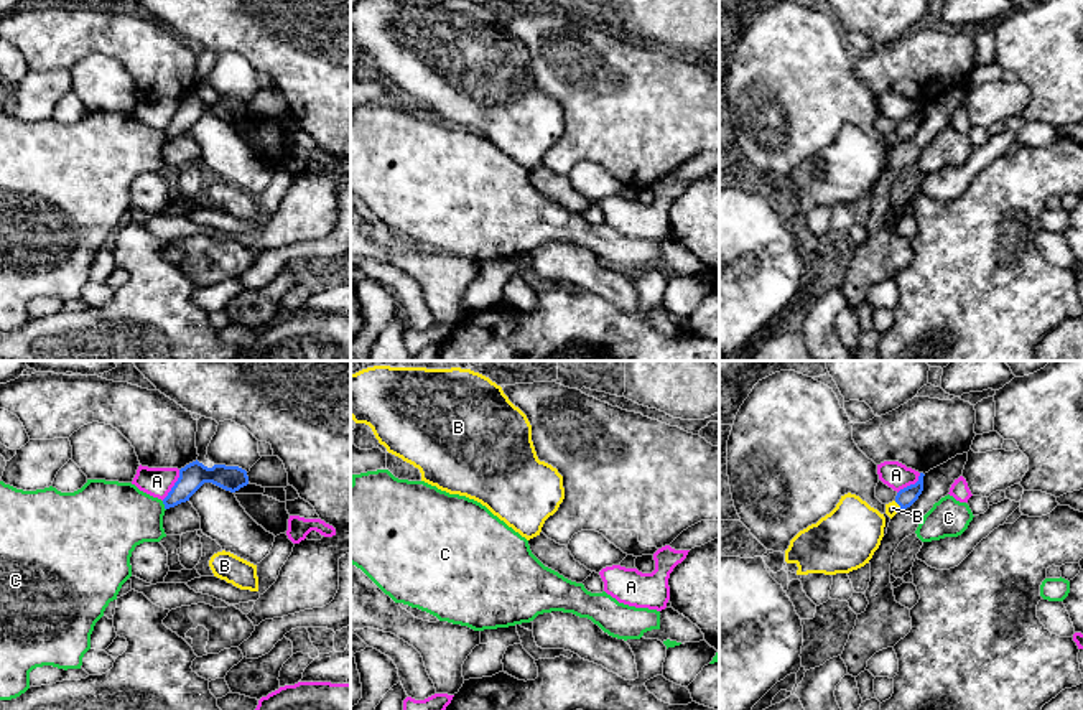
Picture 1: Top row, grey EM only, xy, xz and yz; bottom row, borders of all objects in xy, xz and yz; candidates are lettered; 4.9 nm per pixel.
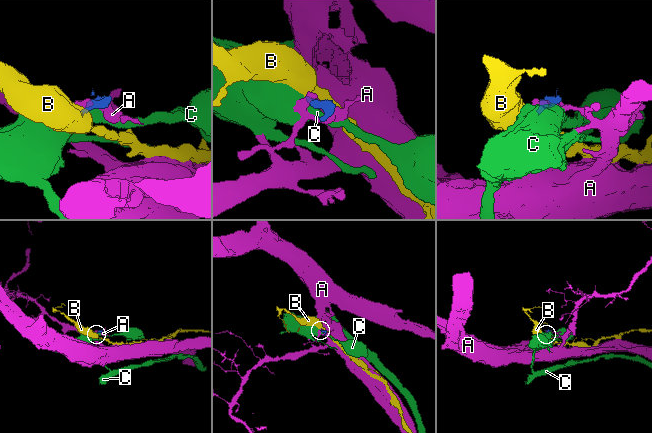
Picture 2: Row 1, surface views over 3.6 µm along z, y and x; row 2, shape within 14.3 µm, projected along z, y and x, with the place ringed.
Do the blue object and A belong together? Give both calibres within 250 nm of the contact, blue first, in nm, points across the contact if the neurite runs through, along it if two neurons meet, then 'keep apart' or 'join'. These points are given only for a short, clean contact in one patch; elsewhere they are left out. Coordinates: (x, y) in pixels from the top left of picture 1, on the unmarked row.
120 nm thick on the blue side, 140 nm on the other; keep apart

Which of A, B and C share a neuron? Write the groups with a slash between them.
A / B / C

